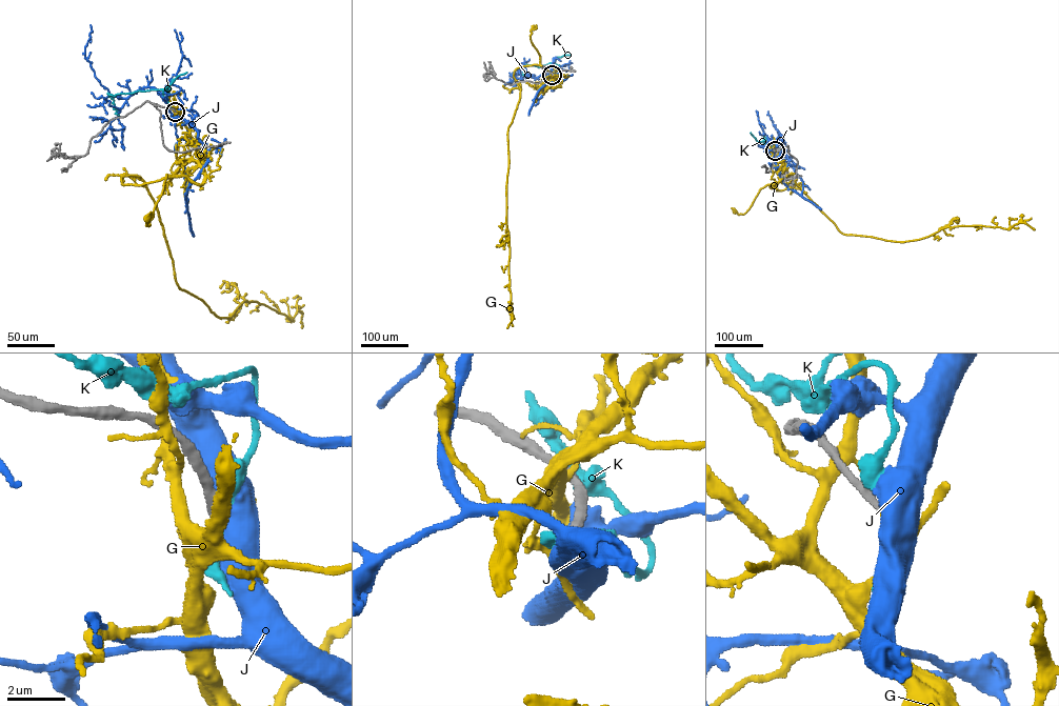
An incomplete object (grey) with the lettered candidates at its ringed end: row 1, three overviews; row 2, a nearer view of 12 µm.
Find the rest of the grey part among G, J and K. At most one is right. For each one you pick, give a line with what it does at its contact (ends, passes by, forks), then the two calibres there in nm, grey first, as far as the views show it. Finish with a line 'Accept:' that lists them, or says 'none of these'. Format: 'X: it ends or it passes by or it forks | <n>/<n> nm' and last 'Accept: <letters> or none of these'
Accept: none of these

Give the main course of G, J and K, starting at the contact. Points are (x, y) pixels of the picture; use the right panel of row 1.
G: (775, 150), (784, 165), (782, 178), (775, 187), (772, 184), (761, 188), (743, 214), (734, 210)
J: (775, 150), (775, 163), (781, 180), (801, 195), (802, 182), (795, 173)
K: (775, 150), (770, 142), (763, 140), (776, 146), (784, 155)

